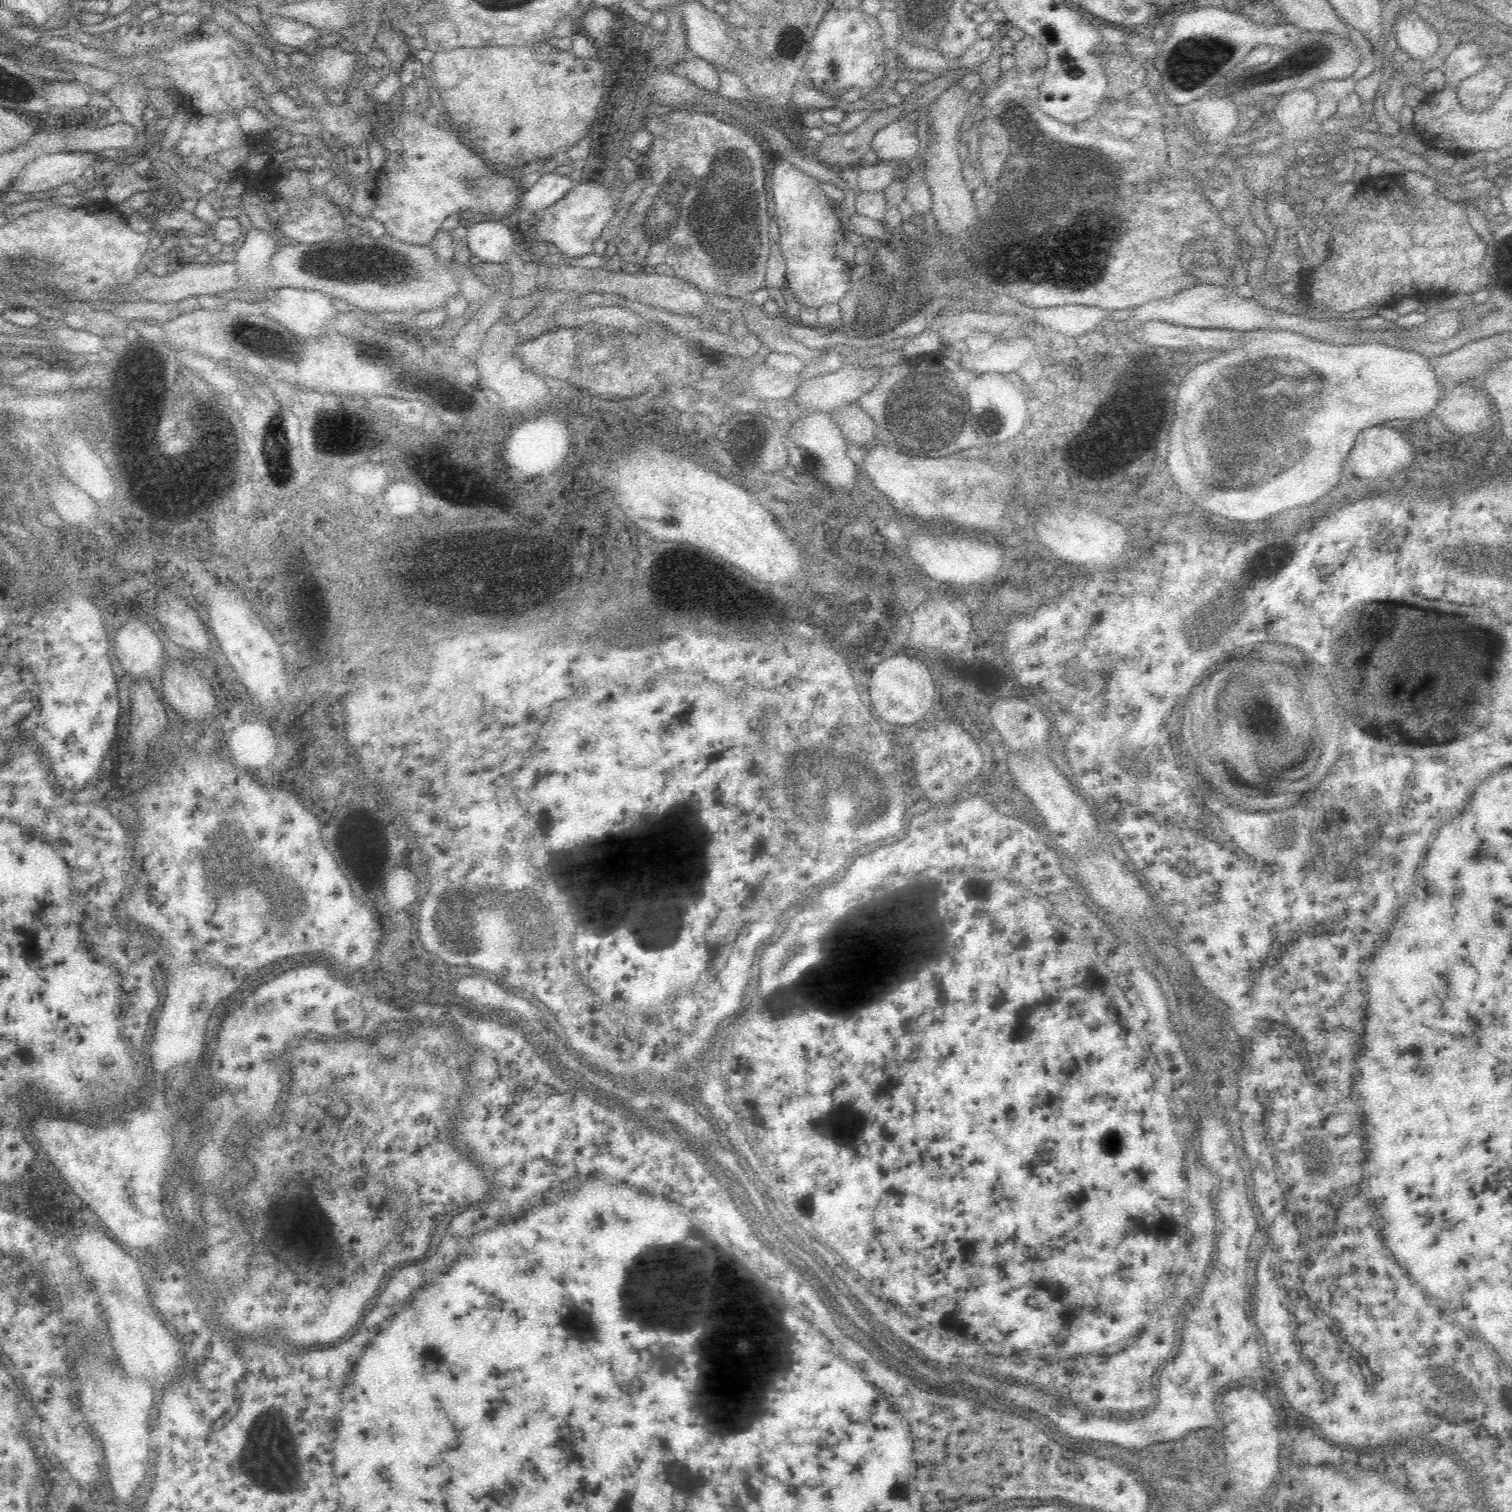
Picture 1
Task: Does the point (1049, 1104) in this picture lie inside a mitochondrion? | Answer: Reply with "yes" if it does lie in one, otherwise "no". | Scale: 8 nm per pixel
yes

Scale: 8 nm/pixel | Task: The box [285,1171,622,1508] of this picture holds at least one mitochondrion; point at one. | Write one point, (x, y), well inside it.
(574, 1455)

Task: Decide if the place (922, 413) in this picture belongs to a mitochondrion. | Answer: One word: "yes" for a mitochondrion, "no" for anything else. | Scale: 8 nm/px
yes

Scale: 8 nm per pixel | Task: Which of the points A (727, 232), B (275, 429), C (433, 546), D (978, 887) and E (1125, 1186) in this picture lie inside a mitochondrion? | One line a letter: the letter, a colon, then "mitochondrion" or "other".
A: mitochondrion
B: other
C: mitochondrion
D: mitochondrion
E: other

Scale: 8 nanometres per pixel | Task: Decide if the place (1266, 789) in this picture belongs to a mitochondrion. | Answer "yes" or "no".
no

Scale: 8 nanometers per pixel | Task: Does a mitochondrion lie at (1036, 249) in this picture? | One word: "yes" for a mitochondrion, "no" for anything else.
yes

